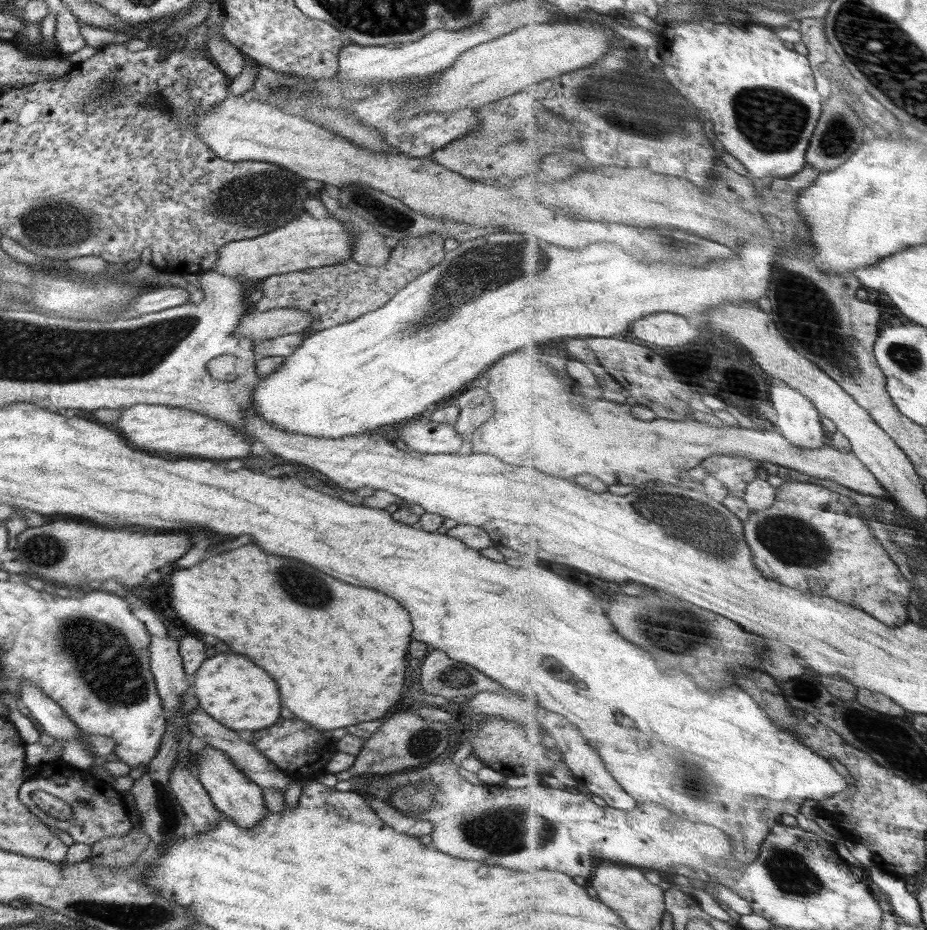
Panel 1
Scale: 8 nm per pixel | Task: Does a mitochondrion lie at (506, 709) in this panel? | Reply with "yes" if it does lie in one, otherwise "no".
no

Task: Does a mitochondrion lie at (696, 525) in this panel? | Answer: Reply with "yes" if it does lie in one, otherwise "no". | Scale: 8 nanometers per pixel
yes

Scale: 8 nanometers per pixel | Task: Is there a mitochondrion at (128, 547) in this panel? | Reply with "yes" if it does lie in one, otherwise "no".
no

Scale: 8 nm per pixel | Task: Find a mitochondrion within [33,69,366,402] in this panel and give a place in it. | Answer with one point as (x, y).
(260, 199)

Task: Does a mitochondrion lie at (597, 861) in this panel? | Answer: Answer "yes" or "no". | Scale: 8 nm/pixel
no

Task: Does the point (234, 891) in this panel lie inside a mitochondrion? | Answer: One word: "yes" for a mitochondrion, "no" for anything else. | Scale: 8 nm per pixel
no

